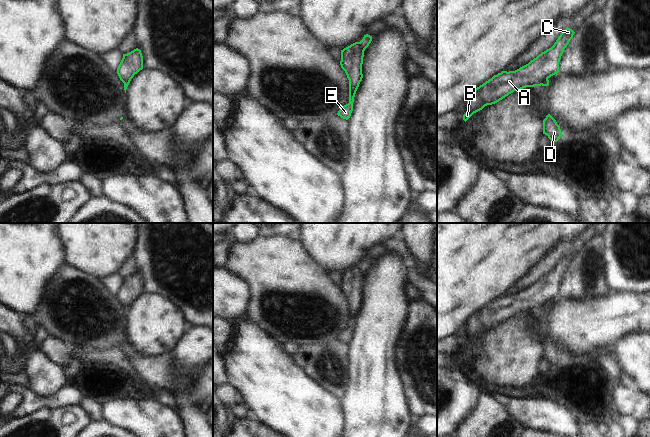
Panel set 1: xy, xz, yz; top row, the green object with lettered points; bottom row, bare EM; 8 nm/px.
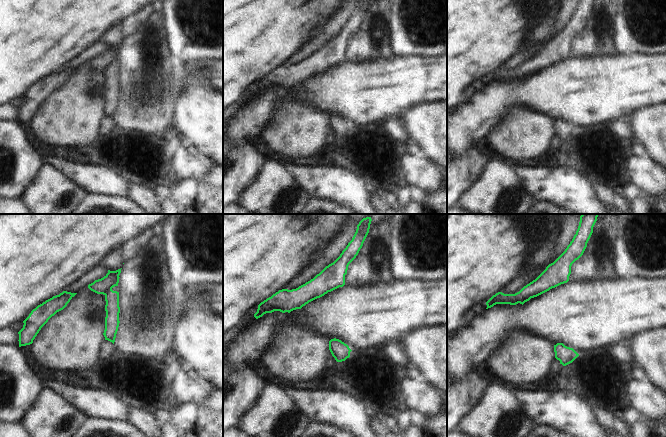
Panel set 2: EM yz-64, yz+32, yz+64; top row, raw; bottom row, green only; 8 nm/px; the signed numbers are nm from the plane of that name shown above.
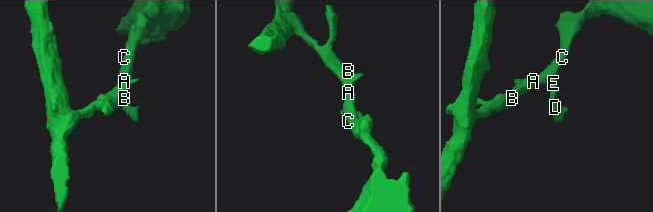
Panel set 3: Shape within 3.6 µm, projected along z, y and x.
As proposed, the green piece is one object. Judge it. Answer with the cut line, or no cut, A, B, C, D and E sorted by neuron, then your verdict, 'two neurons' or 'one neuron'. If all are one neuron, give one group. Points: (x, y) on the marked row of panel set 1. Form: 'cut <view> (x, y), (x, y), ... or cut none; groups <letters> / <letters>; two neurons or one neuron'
cut xz (349, 102), (352, 104); groups A B C / D E; two neurons

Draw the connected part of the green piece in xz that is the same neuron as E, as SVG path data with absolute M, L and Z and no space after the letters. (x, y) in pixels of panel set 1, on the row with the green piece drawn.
M348 103L338 111L337 115L343 119L348 120L351 116L352 111L353 111L353 104Z

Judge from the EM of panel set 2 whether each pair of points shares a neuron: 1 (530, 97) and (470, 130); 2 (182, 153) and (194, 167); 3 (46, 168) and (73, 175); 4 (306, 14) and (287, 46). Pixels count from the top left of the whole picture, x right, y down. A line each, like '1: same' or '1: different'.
1: same
2: same
3: different
4: same

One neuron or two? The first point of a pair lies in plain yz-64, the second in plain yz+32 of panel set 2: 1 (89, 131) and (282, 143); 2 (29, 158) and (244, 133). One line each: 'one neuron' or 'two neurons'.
1: one neuron
2: two neurons

